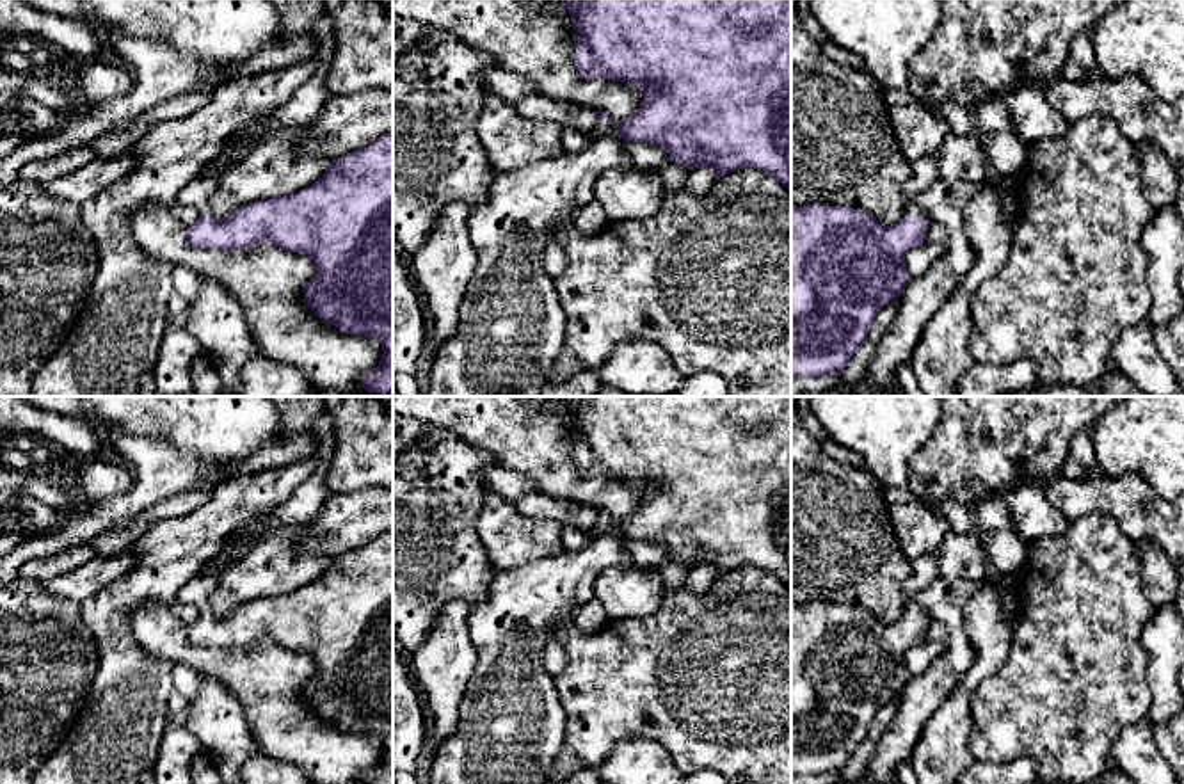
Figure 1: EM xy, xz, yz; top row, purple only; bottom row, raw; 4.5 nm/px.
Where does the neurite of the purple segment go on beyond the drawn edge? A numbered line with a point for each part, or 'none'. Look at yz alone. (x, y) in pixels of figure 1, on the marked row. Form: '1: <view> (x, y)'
1: yz (923, 173)

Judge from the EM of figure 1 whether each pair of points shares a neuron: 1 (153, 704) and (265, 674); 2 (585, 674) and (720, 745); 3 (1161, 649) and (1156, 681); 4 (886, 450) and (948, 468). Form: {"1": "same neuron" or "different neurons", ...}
{"1": "different neurons", "2": "same neuron", "3": "same neuron", "4": "different neurons"}

